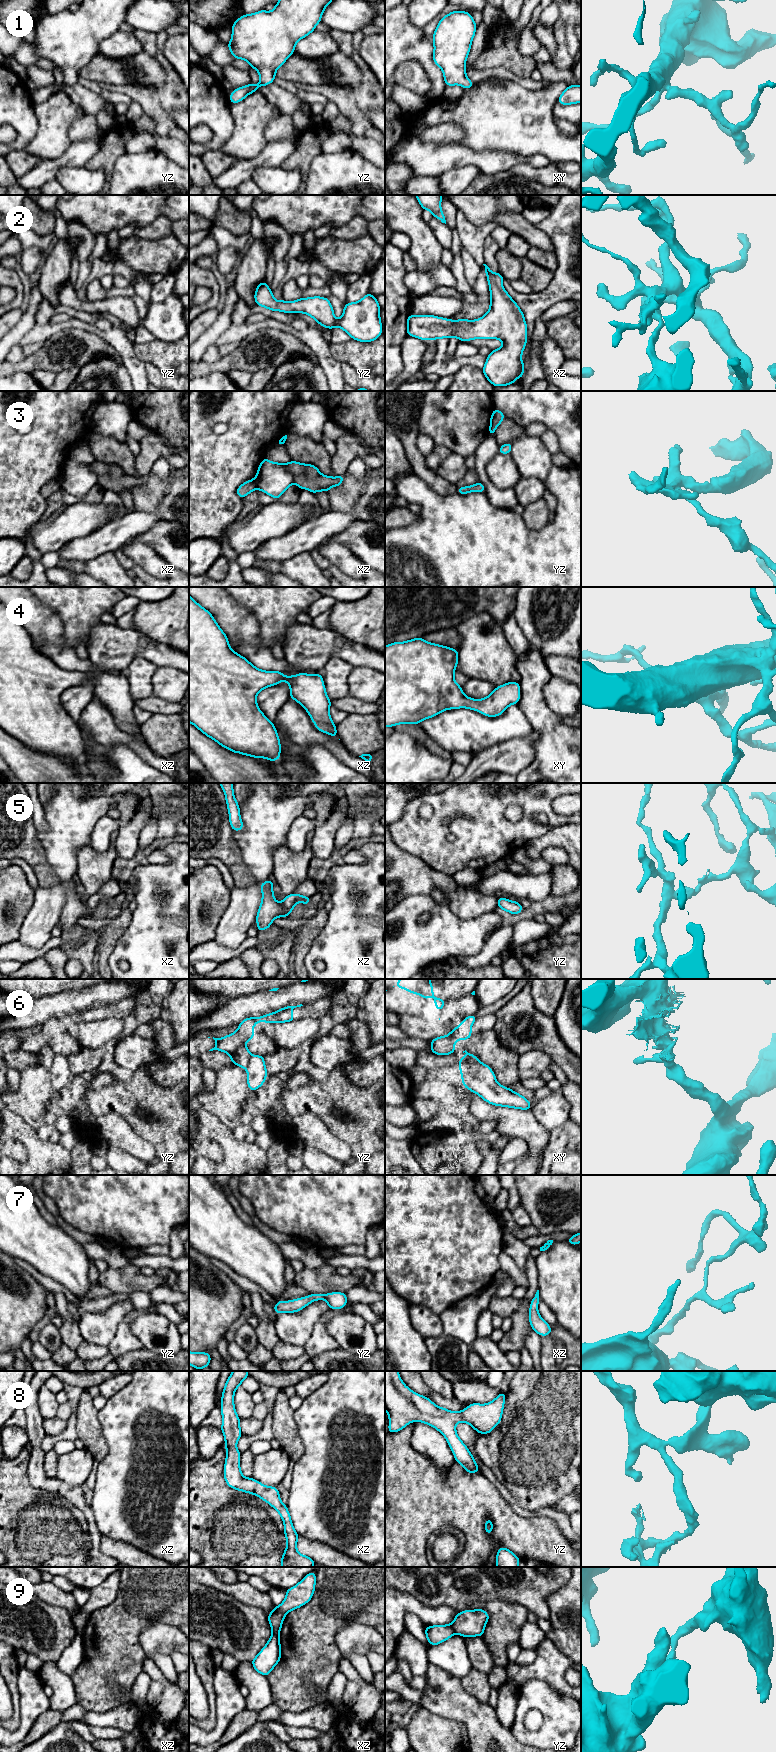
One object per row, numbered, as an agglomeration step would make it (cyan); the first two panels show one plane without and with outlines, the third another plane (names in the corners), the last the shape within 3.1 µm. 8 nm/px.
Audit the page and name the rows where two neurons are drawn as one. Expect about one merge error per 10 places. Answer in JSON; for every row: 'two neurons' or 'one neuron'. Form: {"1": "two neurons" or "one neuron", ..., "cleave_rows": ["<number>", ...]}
{"1": "one neuron", "2": "one neuron", "3": "one neuron", "4": "one neuron", "5": "one neuron", "6": "two neurons", "7": "one neuron", "8": "one neuron", "9": "two neurons", "cleave_rows": ["6", "9"]}

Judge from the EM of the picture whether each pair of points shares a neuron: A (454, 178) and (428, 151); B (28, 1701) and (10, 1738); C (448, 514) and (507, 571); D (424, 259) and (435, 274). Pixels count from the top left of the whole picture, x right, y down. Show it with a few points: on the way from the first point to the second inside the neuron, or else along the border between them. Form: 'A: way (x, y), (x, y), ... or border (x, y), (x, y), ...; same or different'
A: border (470, 165), (448, 169), (437, 177); different
B: way (28, 1711), (26, 1723), (20, 1730); same
C: way (463, 529), (492, 558); same
D: border (440, 262), (432, 265), (427, 270), (415, 269); different

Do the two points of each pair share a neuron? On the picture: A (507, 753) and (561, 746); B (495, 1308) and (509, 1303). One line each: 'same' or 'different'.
A: different
B: same

